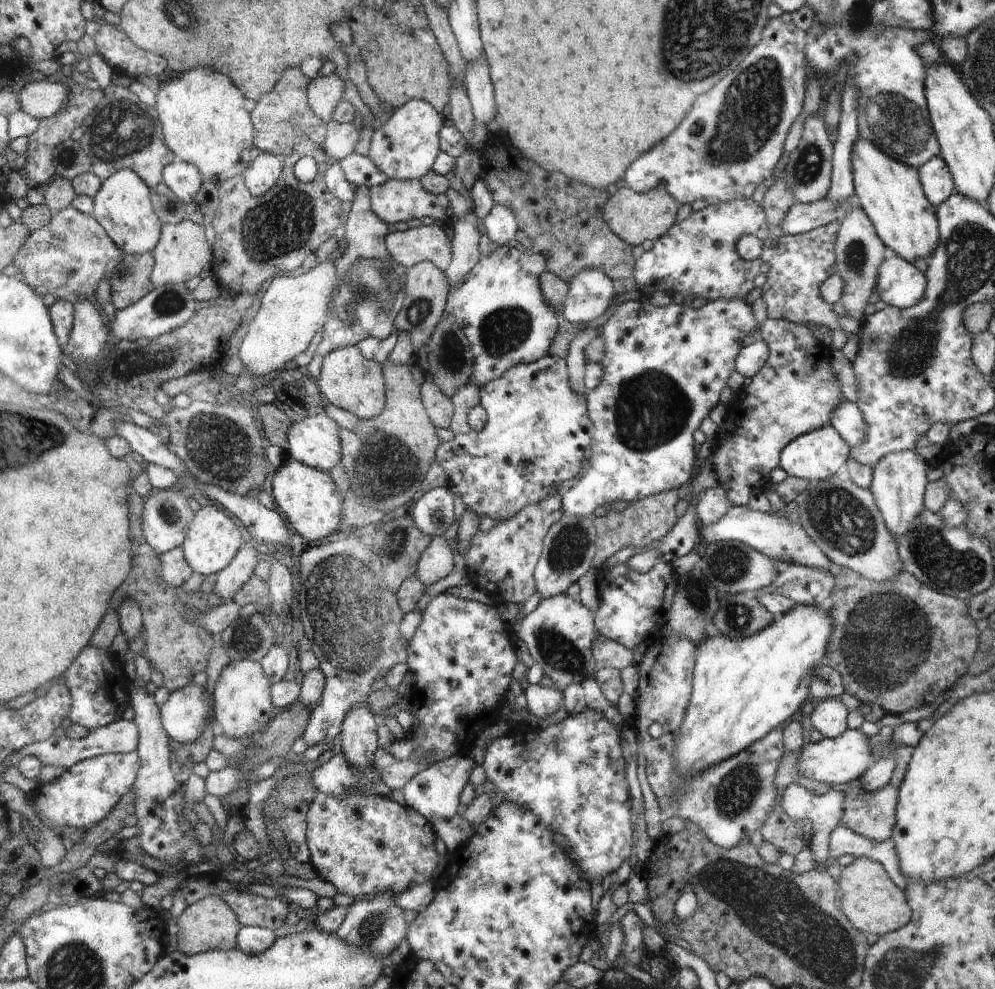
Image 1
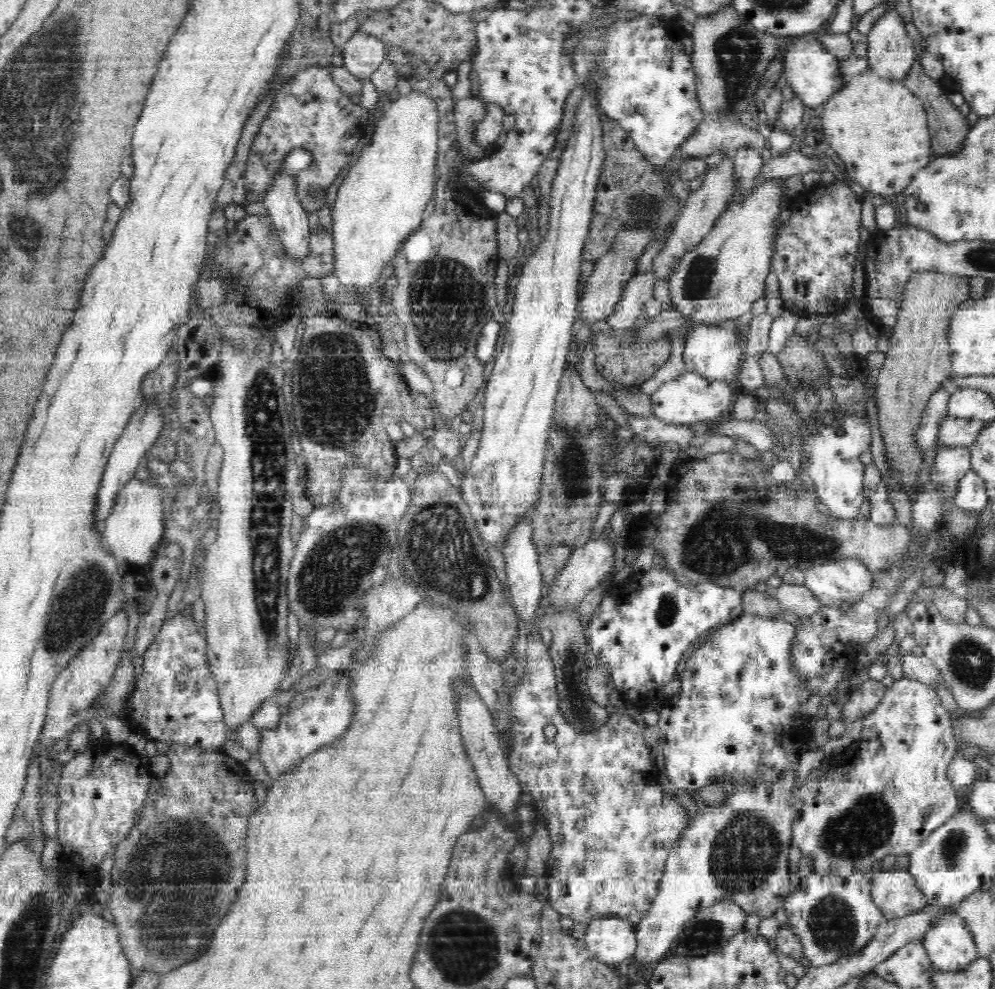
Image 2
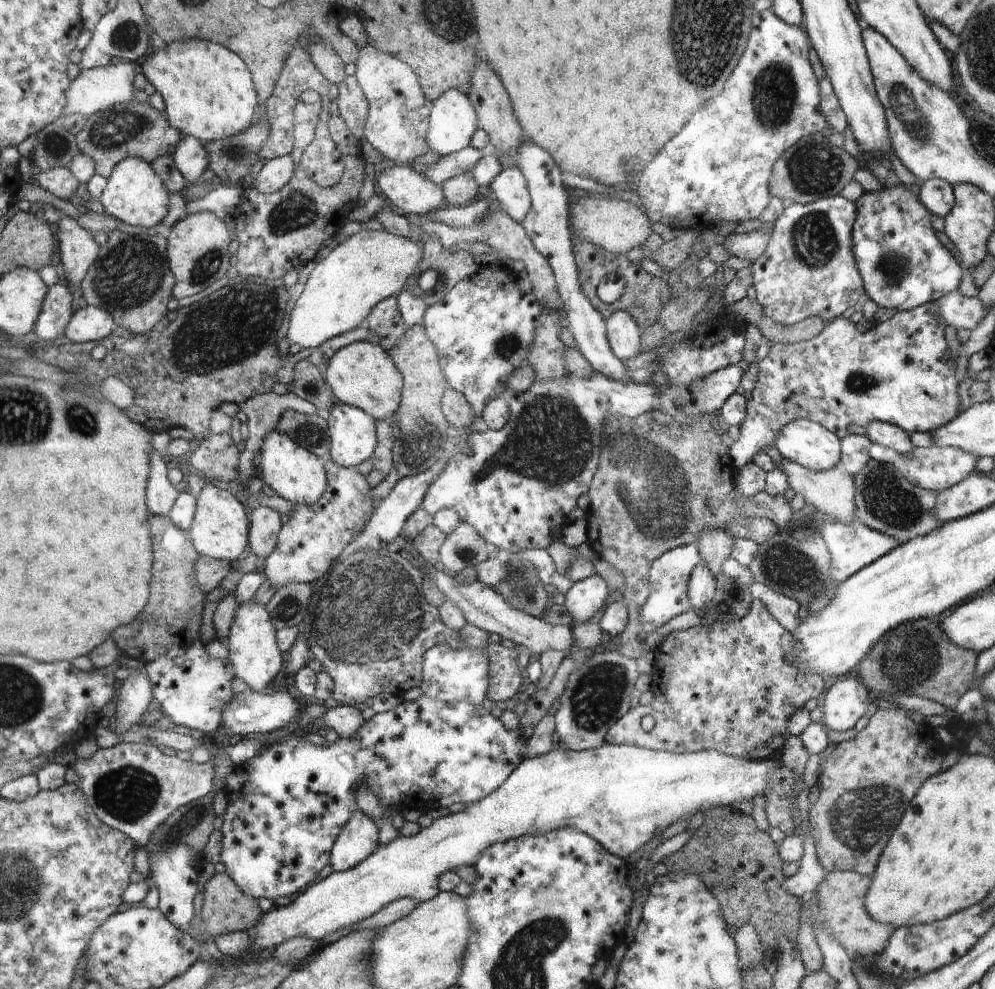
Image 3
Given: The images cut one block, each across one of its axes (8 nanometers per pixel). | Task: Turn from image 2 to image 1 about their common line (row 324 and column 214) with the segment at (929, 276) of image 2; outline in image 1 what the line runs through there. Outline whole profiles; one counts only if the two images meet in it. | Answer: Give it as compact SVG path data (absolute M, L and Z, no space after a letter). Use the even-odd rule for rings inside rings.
M210 895L190 905L178 919L178 951L188 956L218 950L234 950L239 947L239 933L243 925L238 914L220 895Z

